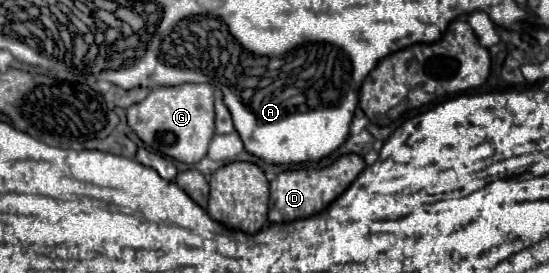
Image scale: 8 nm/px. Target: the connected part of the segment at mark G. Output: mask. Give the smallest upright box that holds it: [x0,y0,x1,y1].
[128,83,214,165]

